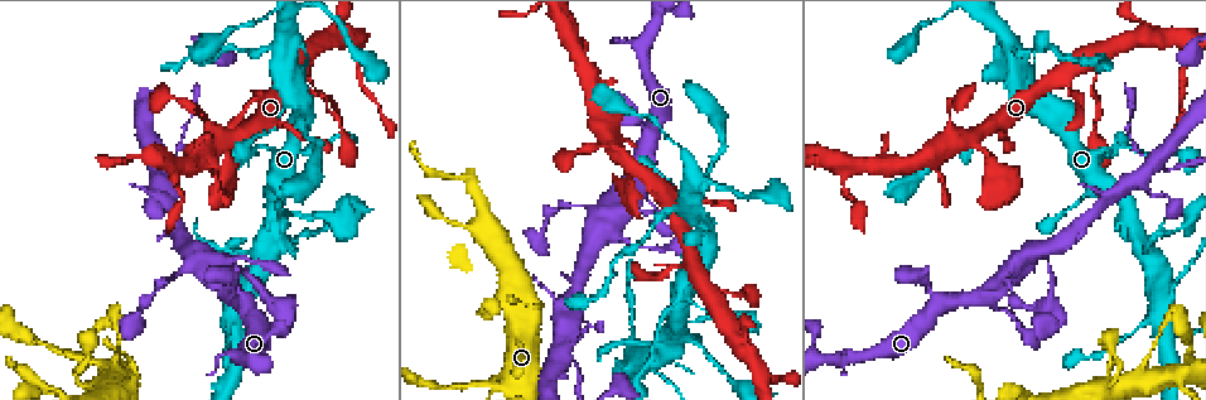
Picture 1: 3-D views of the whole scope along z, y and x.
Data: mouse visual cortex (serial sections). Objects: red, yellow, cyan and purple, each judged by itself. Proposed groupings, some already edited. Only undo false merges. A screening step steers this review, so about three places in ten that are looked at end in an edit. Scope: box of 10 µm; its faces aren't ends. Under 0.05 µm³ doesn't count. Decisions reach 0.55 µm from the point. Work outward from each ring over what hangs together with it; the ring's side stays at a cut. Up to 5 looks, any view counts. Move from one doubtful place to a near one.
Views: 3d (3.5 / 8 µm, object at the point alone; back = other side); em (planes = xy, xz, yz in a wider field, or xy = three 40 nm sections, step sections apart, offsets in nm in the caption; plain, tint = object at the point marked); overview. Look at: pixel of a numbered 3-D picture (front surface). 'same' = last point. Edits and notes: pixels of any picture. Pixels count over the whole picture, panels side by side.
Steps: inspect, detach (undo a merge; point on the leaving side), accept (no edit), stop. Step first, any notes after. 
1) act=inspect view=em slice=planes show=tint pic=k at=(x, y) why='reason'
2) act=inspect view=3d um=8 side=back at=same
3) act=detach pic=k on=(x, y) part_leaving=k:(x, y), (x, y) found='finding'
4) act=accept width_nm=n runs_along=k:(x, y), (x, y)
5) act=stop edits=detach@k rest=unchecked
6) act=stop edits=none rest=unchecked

act=inspect view=3d um=3.5 pic=1 at=(1142, 178) why='four or more arms meet'

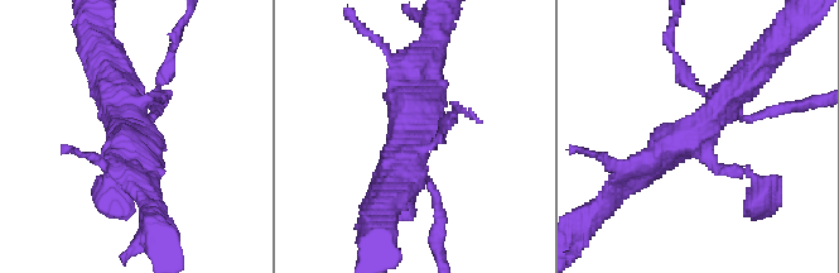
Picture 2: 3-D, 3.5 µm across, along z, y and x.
act=inspect view=em slice=xy step=2 show=tint pic=2 at=(127, 140) why='shape alone is not enough'

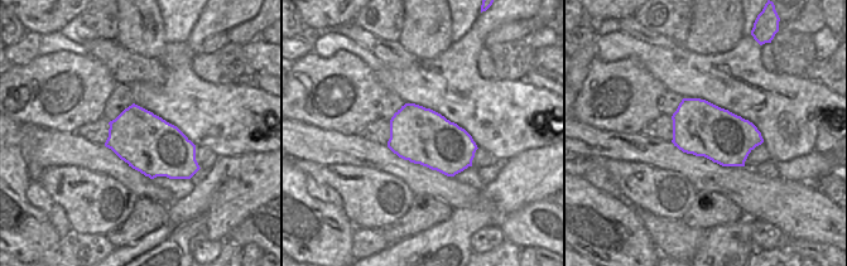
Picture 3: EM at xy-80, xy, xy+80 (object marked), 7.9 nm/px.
act=accept runs_along=2:(628, 185), (745, 80) found='one cell here'

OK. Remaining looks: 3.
act=inspect view=3d um=8 pic=1 at=(651, 229) why='narrows sharply'

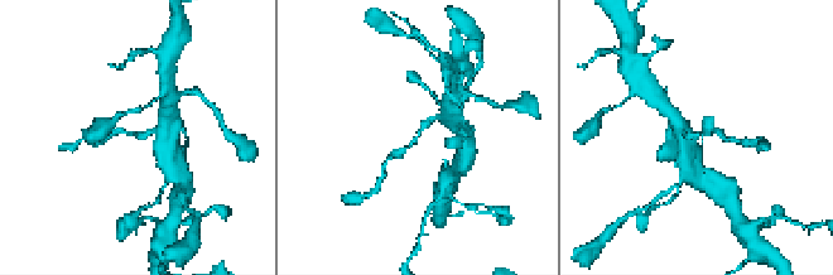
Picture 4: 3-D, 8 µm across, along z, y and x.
act=inspect view=em slice=xy step=1 show=tint at=same arm_widths_nm=200,200 why='now the EM'

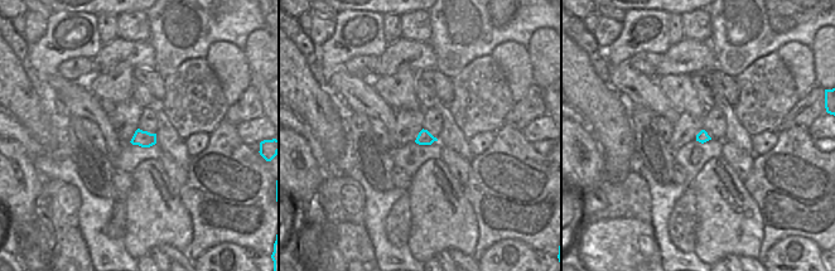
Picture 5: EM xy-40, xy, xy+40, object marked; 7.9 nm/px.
act=detach pic=4 on=(399, 153) part_leaving=4:(417, 136), (389, 159), (383, 174) found='two cells meet here'

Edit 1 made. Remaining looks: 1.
act=stop edits=detach@4 rest=unchecked

